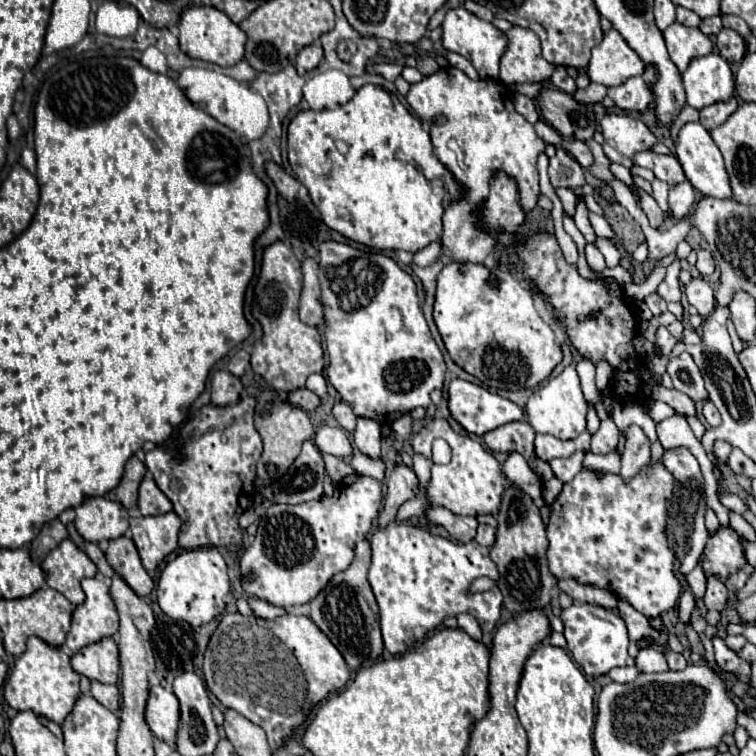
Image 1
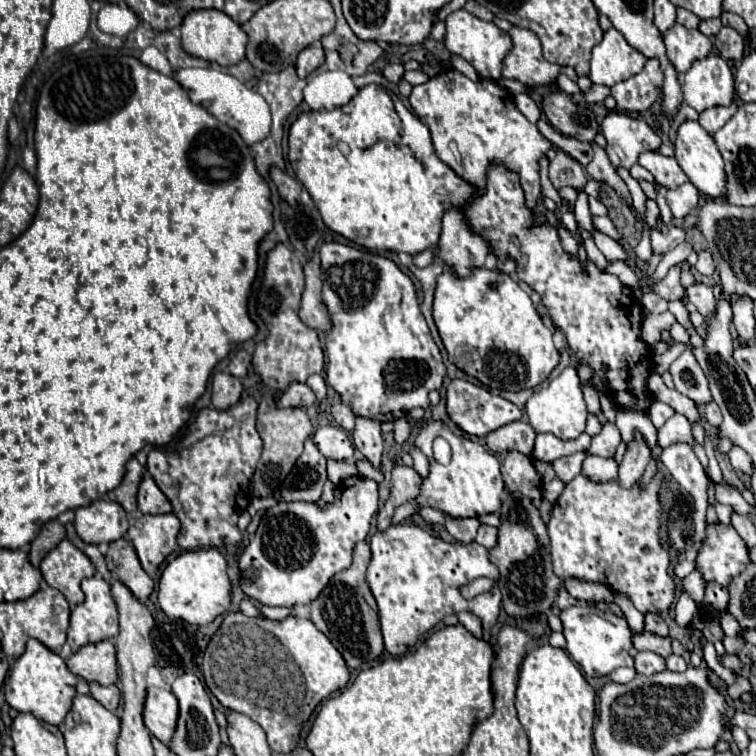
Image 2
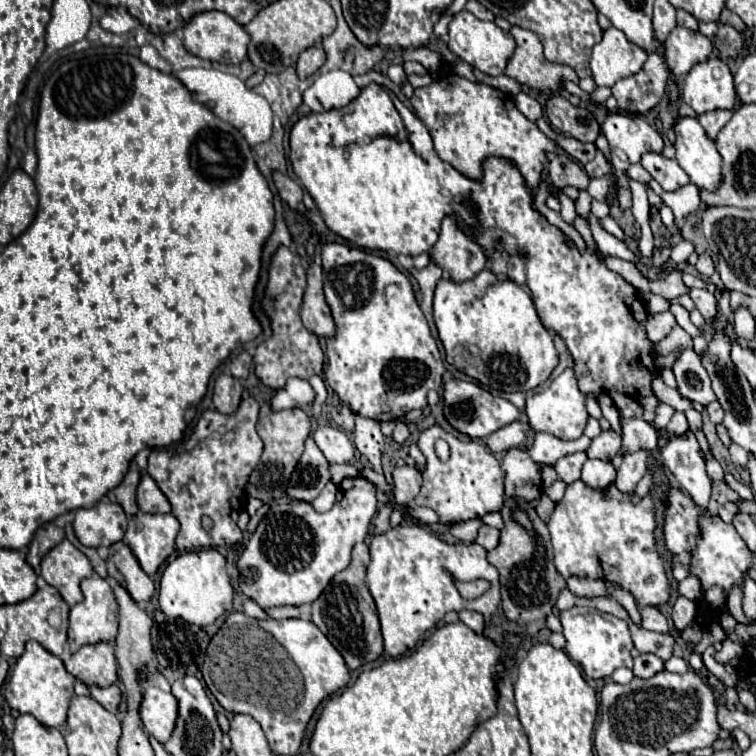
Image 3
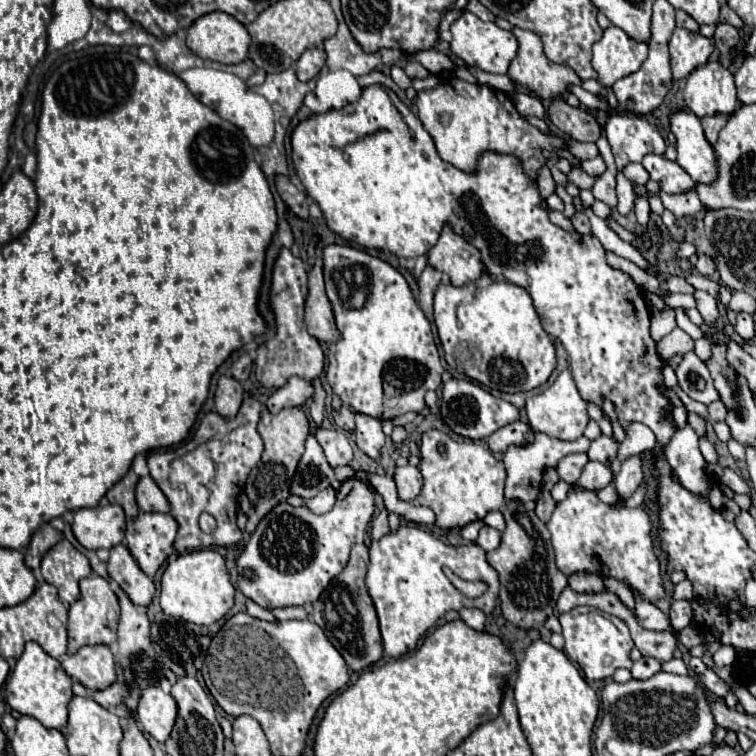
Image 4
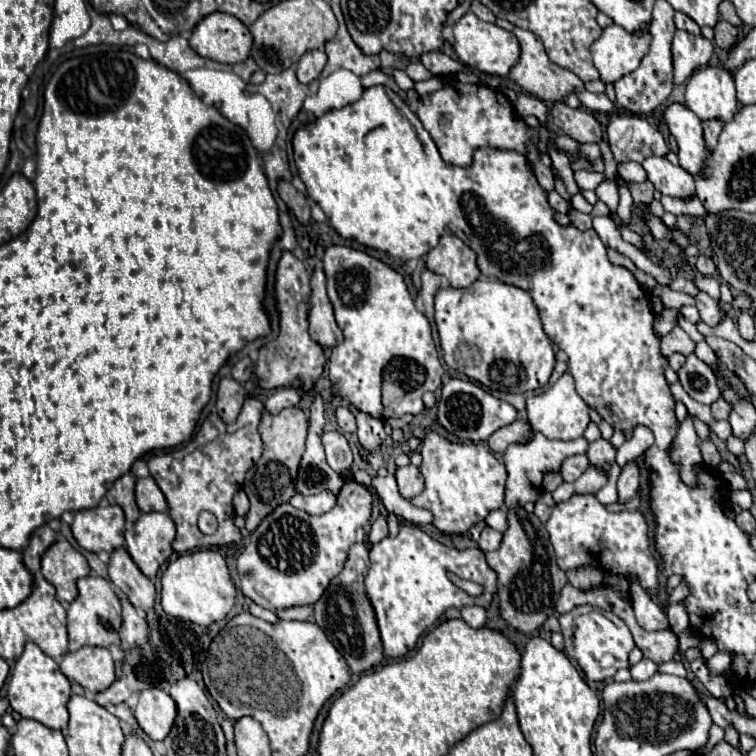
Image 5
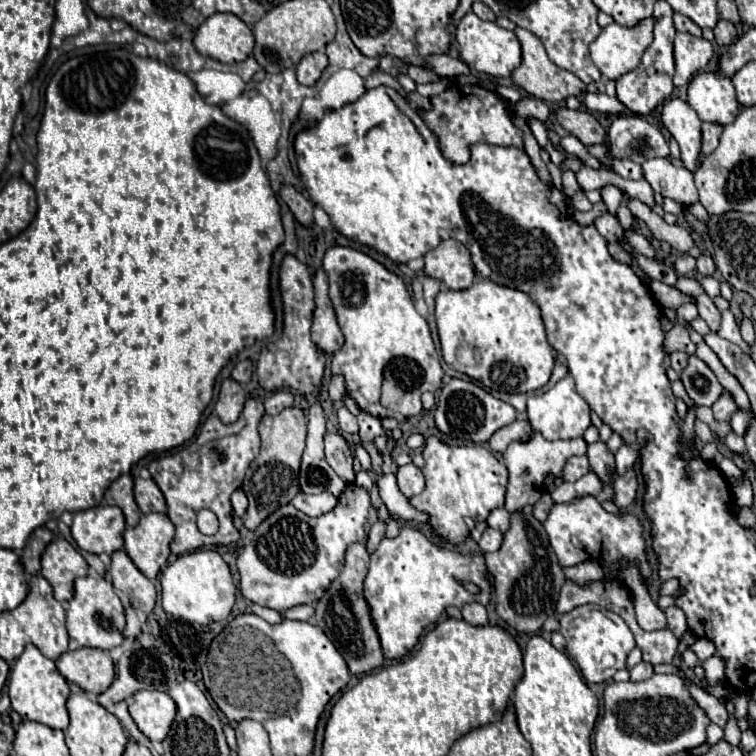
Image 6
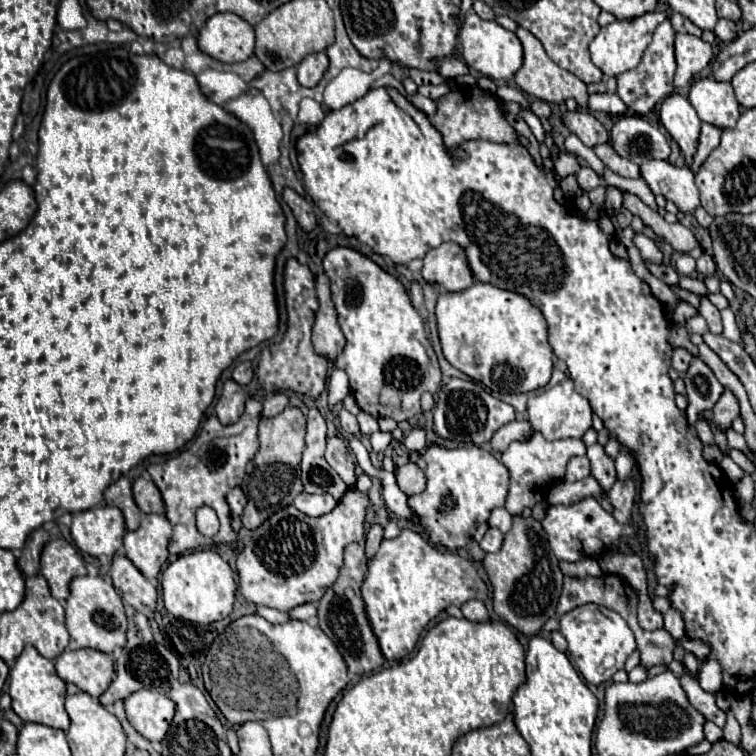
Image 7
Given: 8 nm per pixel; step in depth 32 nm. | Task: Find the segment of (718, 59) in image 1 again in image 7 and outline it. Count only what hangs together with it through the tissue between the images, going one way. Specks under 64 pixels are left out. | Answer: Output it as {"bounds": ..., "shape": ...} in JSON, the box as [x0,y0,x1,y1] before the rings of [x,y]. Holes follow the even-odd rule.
{"bounds":[688,76,740,128],"shape":[[[712,76],[696,78],[690,86],[688,100],[702,122],[714,124],[718,128],[730,128],[738,120],[740,104],[730,82],[720,82]]]}

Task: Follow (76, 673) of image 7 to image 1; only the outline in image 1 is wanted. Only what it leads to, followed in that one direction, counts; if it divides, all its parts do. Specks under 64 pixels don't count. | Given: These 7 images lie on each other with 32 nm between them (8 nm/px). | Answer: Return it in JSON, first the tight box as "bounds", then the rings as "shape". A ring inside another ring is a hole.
{"bounds":[70,638,120,684],"shape":[[[102,638],[86,650],[80,650],[70,660],[72,668],[88,676],[90,680],[98,680],[102,684],[116,684],[120,676],[120,660],[118,660],[118,644],[114,638]]]}

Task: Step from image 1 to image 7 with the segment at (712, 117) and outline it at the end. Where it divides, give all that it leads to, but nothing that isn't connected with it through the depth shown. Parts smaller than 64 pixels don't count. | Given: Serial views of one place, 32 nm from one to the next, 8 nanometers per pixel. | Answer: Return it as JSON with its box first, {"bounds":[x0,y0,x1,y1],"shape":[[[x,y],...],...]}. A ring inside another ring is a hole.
{"bounds":[692,124,722,172],"shape":[[[702,124],[700,142],[698,142],[698,152],[696,152],[694,162],[692,162],[692,170],[694,170],[694,172],[698,172],[698,168],[700,168],[702,162],[708,158],[708,154],[720,144],[720,134],[722,134],[722,130],[720,130],[718,126]]]}

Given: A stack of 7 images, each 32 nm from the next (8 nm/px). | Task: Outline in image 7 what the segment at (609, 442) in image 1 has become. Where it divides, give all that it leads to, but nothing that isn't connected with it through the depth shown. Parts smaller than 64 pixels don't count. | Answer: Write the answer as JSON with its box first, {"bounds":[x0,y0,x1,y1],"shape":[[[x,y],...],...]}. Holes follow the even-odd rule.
{"bounds":[588,444,616,490],"shape":[[[592,444],[588,446],[588,460],[592,466],[592,474],[600,482],[604,490],[610,490],[610,486],[616,482],[616,470],[614,470],[614,460],[604,452],[602,444]]]}

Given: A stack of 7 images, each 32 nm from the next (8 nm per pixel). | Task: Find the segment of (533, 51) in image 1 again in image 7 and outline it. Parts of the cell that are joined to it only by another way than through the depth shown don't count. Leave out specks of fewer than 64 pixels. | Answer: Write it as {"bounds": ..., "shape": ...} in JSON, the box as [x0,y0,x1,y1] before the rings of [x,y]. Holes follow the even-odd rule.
{"bounds":[514,28,588,108],"shape":[[[518,28],[518,30],[516,30],[516,36],[520,38],[522,48],[524,48],[524,64],[522,64],[520,70],[514,74],[514,82],[516,82],[526,94],[530,94],[530,96],[534,96],[534,98],[540,98],[540,100],[546,100],[546,98],[548,98],[546,102],[554,102],[554,104],[560,104],[560,102],[564,102],[564,100],[568,100],[568,98],[574,98],[574,100],[580,104],[580,108],[586,108],[586,98],[588,98],[586,84],[584,84],[580,78],[576,78],[572,72],[568,72],[568,70],[556,66],[556,64],[546,56],[542,42],[540,42],[536,36],[532,36],[528,30]]]}

